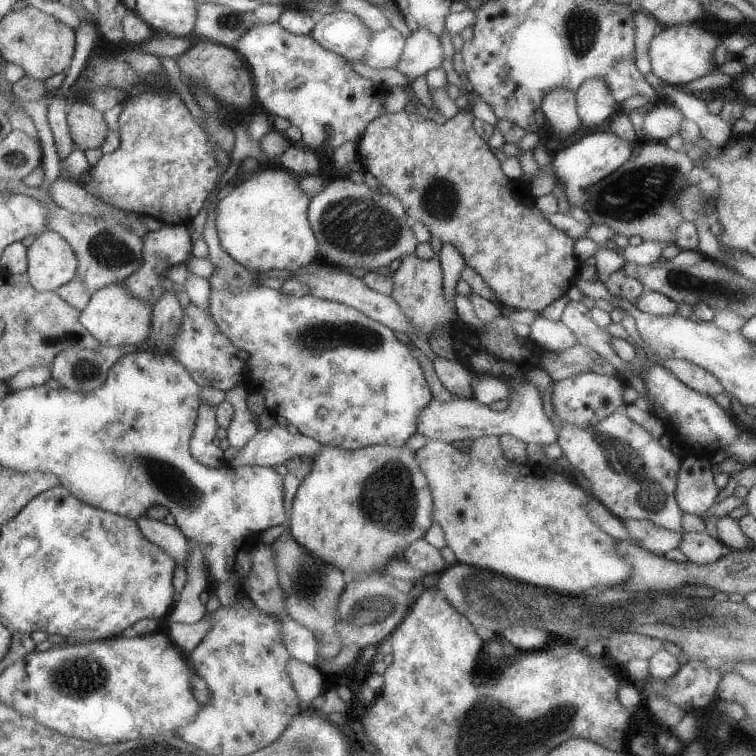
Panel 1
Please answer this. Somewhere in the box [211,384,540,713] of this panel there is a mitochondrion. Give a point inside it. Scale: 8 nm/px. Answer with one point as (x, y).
(389, 498)

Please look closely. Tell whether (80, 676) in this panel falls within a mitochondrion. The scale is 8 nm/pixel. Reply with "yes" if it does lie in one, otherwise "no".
yes

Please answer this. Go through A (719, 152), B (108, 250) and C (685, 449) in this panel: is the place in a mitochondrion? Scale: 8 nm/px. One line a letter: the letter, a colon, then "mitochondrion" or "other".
A: other
B: mitochondrion
C: other

